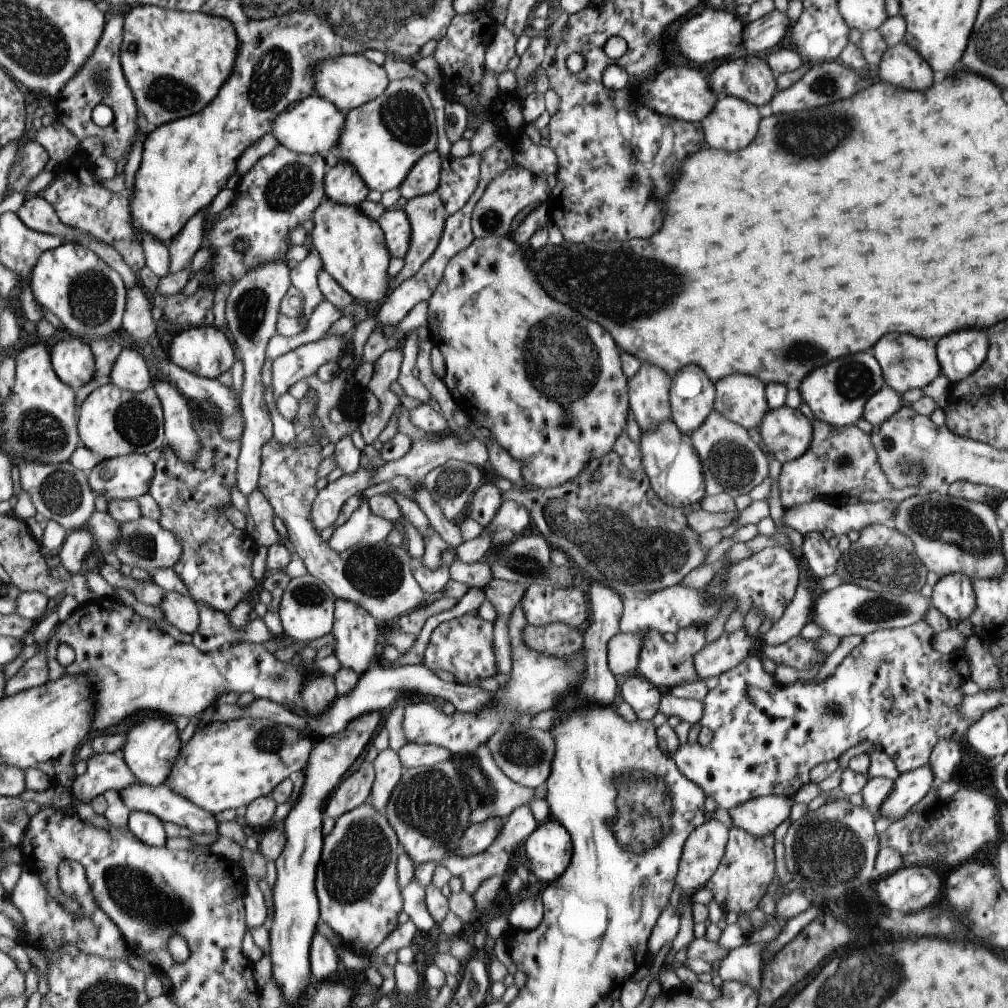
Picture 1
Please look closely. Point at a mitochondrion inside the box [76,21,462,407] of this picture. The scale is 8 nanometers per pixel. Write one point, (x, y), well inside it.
(404, 116)

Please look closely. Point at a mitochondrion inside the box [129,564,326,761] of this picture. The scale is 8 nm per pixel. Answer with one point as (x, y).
(268, 740)

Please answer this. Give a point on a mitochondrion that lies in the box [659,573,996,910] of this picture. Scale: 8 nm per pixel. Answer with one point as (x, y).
(828, 855)

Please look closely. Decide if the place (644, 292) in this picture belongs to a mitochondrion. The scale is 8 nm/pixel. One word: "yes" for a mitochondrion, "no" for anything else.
yes

